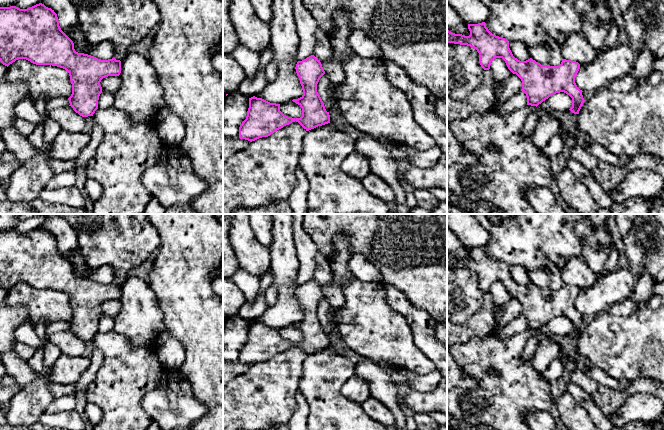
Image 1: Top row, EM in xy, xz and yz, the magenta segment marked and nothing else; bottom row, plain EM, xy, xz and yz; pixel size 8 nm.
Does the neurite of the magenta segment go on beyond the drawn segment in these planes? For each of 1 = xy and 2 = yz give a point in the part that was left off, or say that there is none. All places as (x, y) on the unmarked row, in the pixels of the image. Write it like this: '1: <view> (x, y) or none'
1: none
2: none

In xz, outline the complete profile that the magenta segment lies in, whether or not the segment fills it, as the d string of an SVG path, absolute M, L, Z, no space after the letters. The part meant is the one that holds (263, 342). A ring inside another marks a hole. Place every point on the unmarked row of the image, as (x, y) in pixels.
M314 279L296 288L296 297L303 319L292 325L302 332L300 342L292 342L280 335L280 328L270 327L255 320L249 322L246 343L239 351L239 362L250 366L268 361L292 346L298 346L306 355L330 347L329 336L317 316L317 308L325 298L320 284Z

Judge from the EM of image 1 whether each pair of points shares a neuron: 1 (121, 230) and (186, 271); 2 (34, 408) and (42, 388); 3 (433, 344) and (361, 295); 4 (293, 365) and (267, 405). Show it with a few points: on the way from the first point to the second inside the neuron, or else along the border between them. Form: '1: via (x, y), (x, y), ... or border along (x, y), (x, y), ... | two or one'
1: border along (154, 228), (160, 238), (160, 246), (156, 252) | two
2: via (34, 403), (34, 398), (38, 393) | one
3: border along (395, 310), (405, 319), (412, 340), (420, 349) | two
4: via (283, 375), (267, 391), (267, 395) | one

